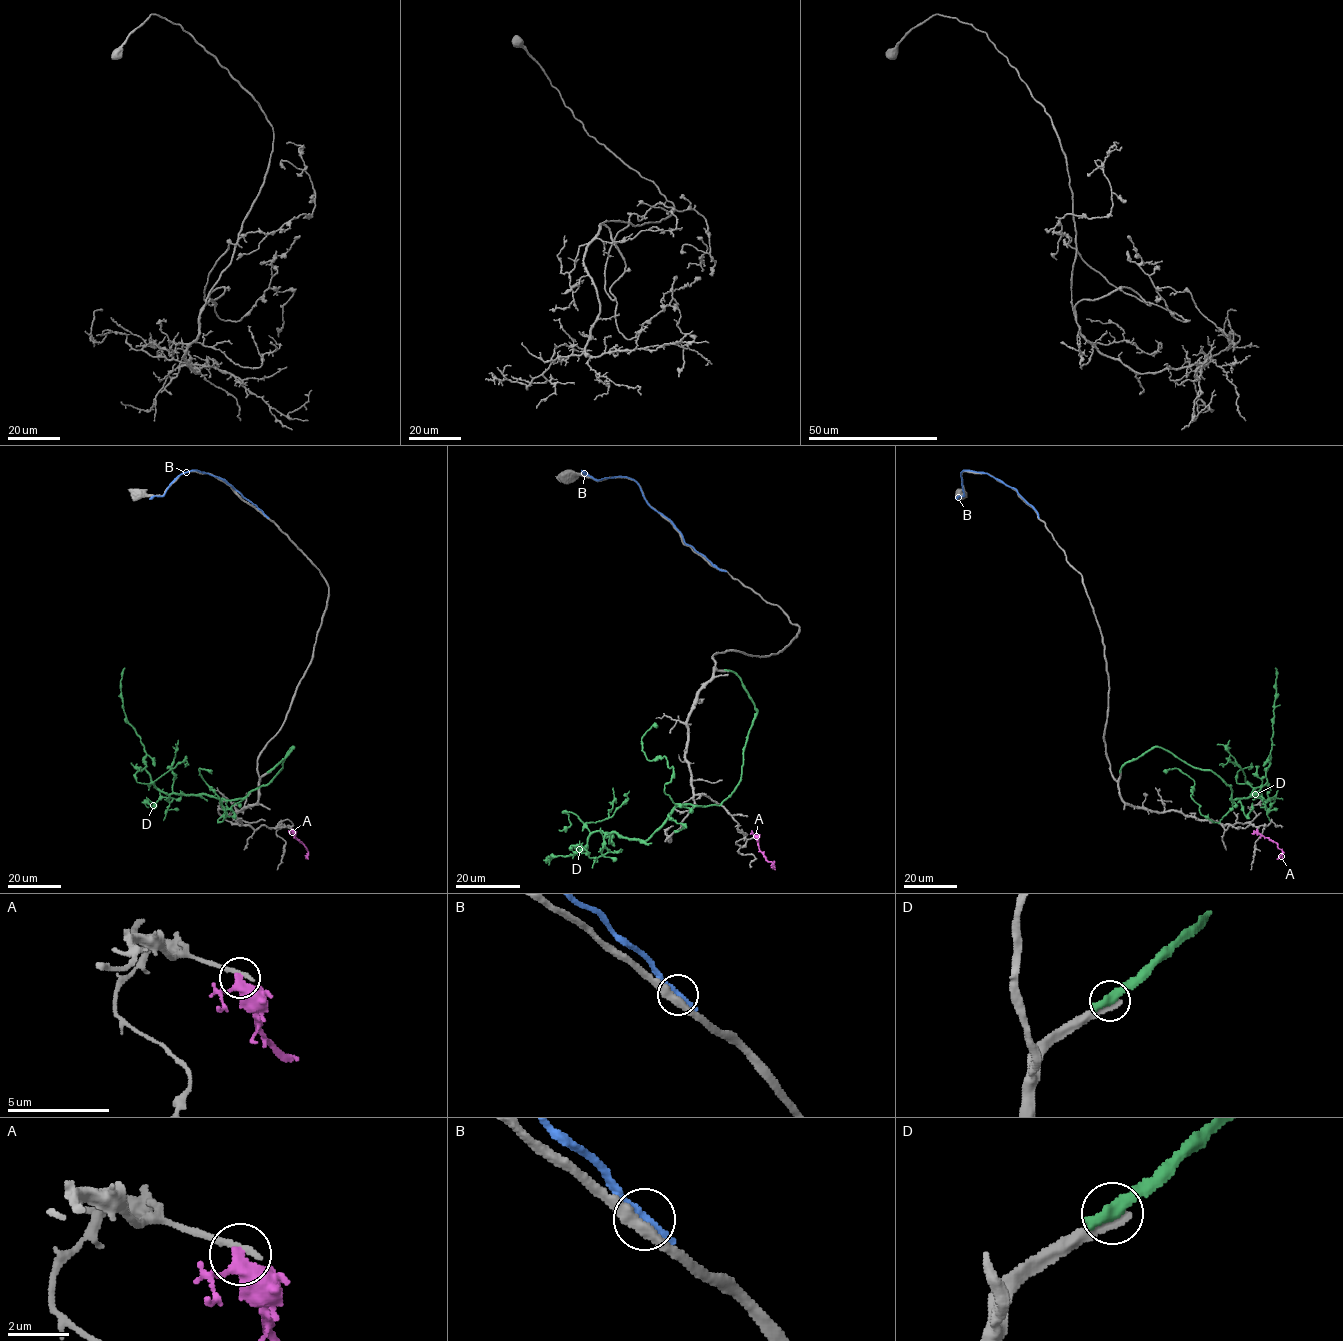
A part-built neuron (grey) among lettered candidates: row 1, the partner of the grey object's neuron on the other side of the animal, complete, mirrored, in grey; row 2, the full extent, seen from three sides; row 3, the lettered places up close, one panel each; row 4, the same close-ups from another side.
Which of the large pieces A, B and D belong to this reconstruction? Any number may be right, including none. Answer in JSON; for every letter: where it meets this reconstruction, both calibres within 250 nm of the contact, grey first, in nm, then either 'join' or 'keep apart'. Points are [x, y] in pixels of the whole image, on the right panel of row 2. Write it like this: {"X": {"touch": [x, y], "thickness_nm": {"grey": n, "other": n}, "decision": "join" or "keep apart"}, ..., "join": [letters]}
{"A": {"touch": [1256, 829], "thickness_nm": {"grey": 240, "other": 400}, "decision": "keep apart"}, "B": {"touch": [1038, 516], "thickness_nm": {"grey": 320, "other": 280}, "decision": "keep apart"}, "D": {"touch": [1120, 771], "thickness_nm": {"grey": 440, "other": 440}, "decision": "keep apart"}, "join": []}

